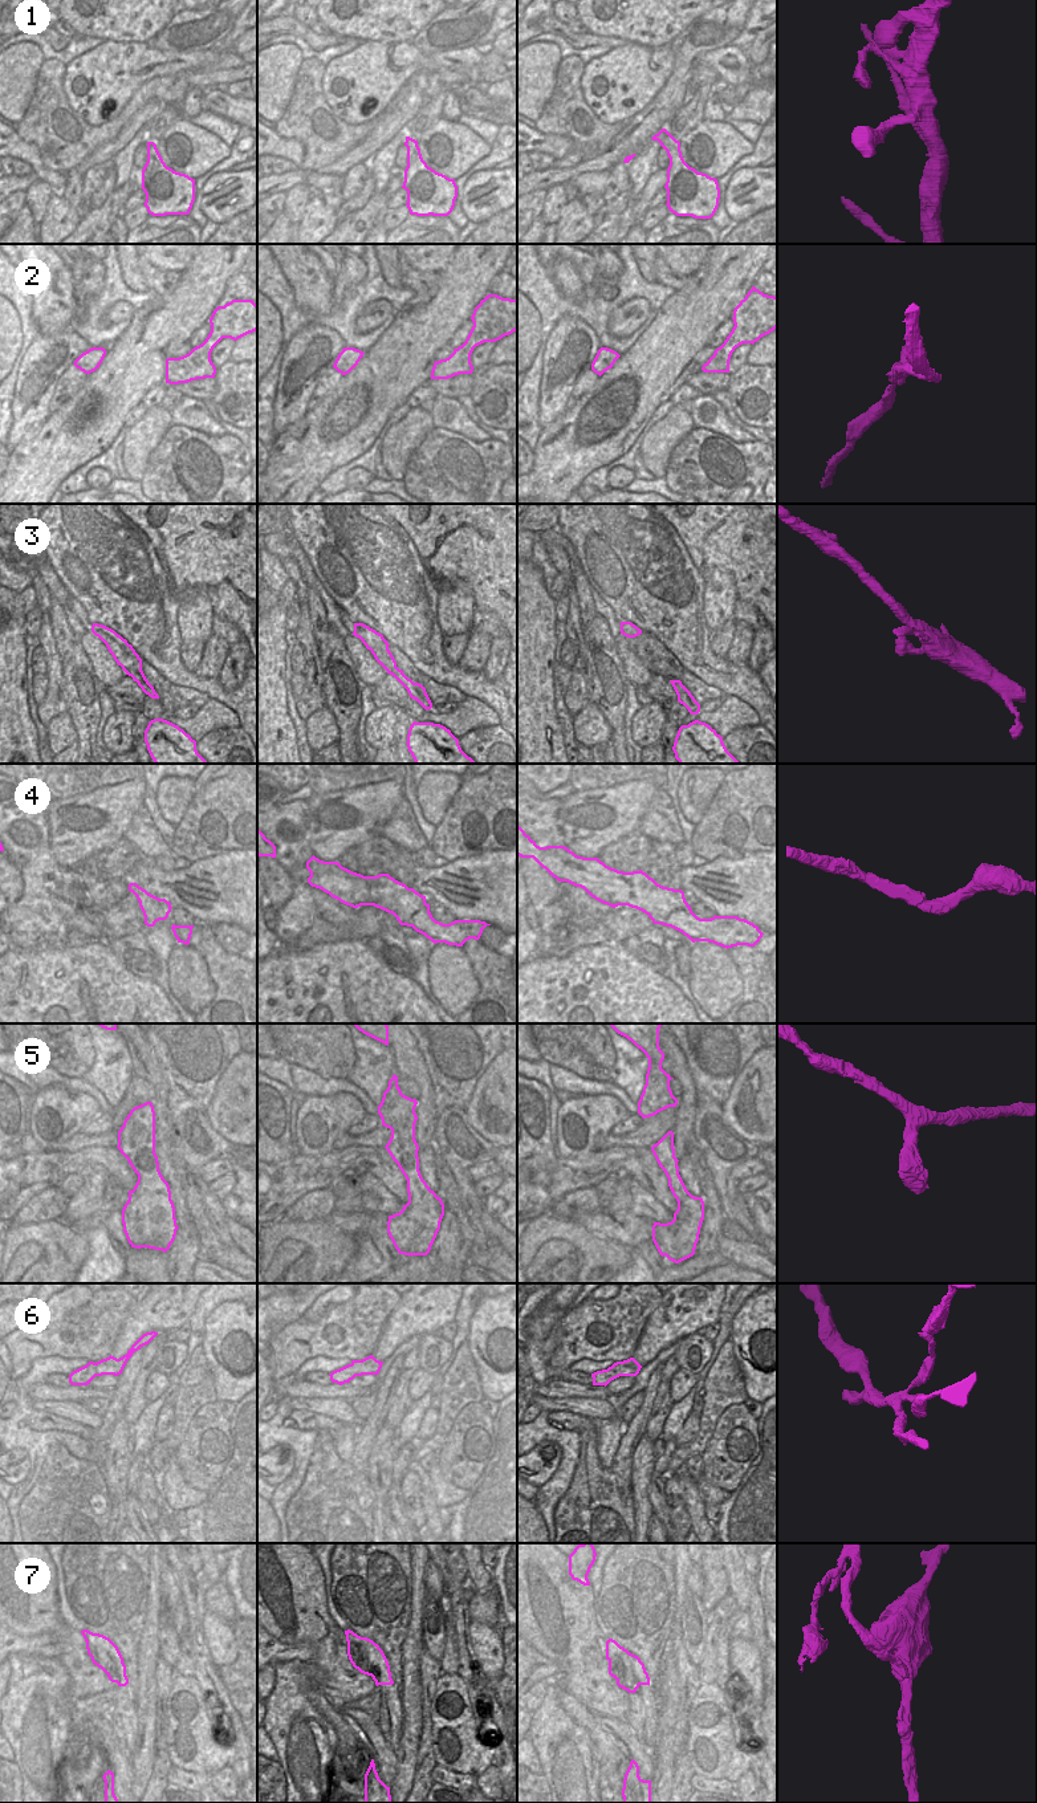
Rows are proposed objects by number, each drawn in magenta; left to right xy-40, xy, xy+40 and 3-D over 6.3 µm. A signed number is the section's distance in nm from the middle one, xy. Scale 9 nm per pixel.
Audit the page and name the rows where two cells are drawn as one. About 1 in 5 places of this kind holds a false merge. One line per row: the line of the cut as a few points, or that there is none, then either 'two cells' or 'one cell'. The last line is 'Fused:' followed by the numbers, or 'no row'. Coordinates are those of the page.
1: no cut; one cell
2: no cut; one cell
3: no cut; one cell
4: no cut; one cell
5: no cut; one cell
6: cut in xy+40 along (609, 1367), (618, 1376); two cells
7: cut in xy along (348, 1645), (353, 1644), (382, 1676), (390, 1676); two cells
Fused: 6, 7

